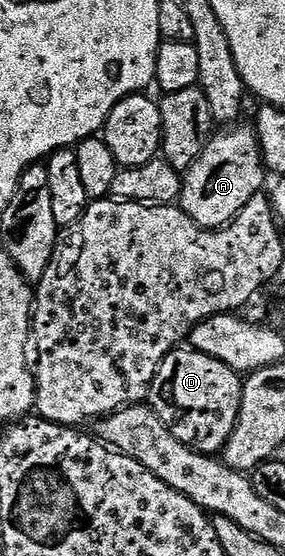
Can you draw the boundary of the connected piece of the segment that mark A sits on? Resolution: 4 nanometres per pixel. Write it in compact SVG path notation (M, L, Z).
M241 127L218 131L195 158L193 165L183 172L179 207L200 228L224 228L253 196L262 191L261 183L267 177L267 169L261 158L257 133L252 127Z

